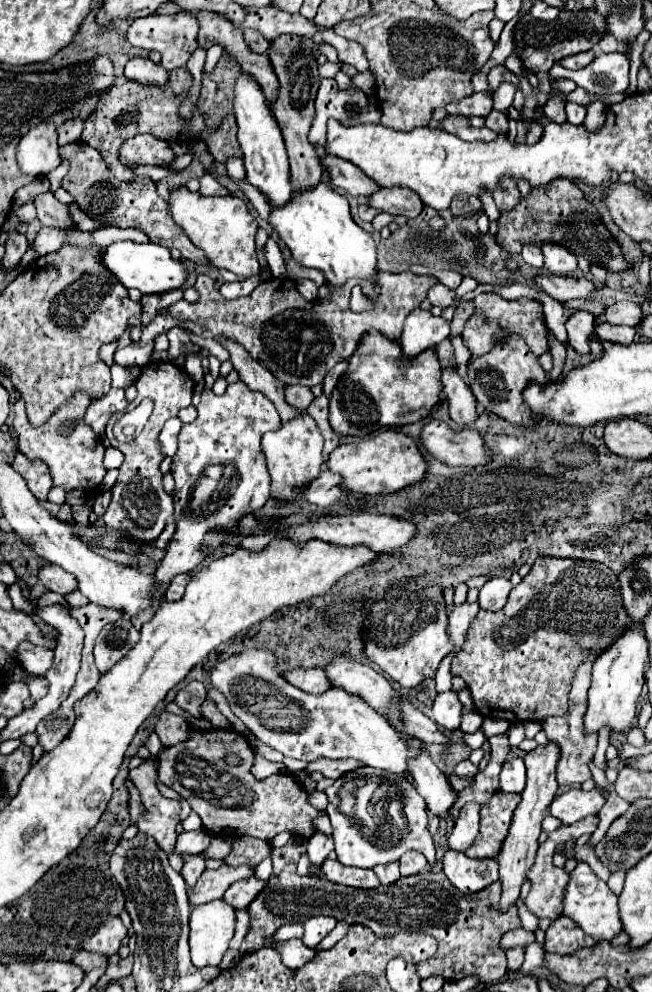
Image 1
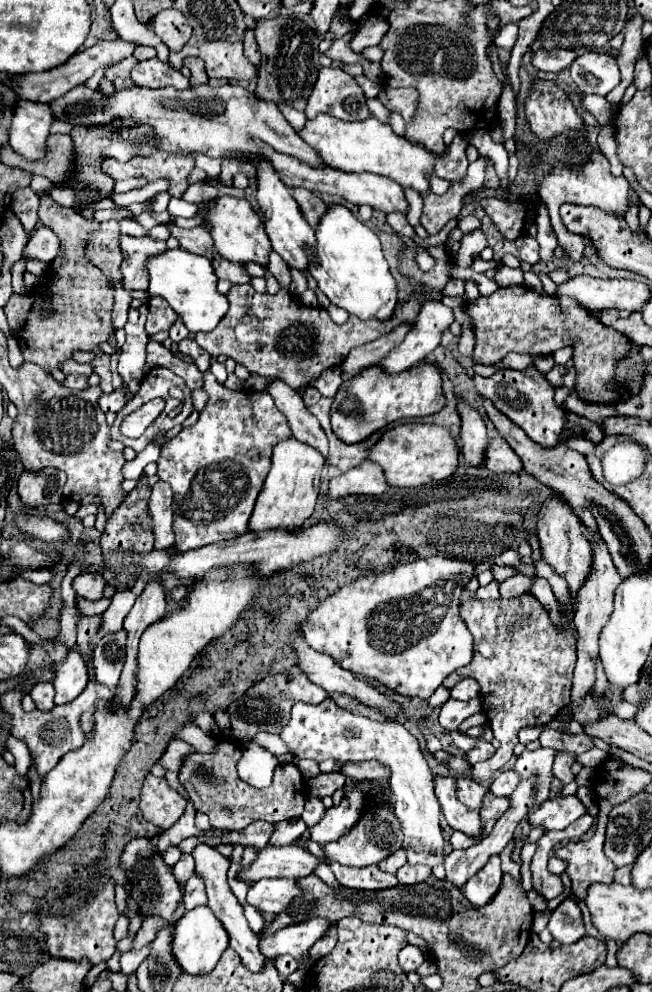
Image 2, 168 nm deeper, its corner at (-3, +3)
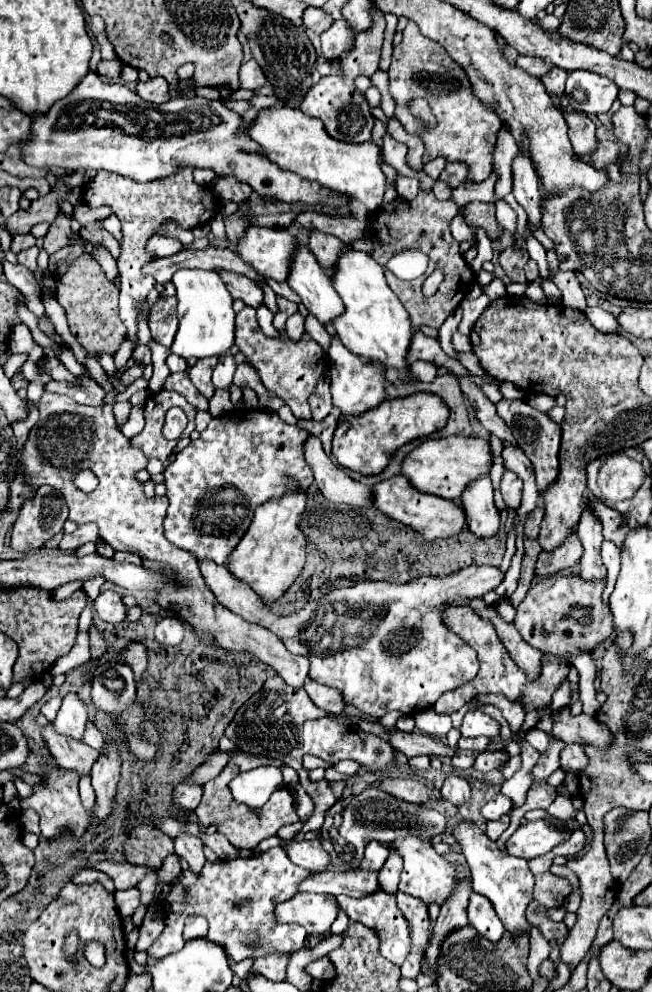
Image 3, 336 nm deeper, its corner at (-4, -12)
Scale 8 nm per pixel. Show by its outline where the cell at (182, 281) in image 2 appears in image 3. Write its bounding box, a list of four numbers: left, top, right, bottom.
[171,269,235,357]

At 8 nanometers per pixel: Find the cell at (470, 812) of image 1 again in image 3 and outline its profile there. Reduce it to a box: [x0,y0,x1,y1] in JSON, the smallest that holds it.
[441,775,471,805]

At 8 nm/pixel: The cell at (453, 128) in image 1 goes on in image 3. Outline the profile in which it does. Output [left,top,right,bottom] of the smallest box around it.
[497,199,517,243]

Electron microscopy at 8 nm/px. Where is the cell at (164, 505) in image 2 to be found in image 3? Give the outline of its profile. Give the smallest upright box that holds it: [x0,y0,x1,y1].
[23,393,309,687]

